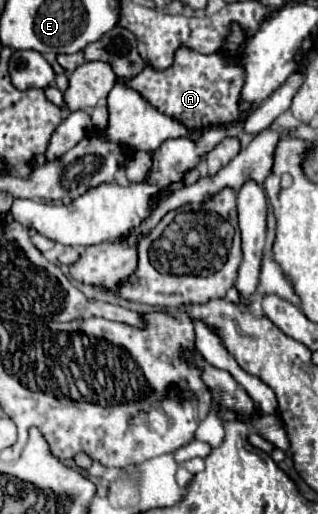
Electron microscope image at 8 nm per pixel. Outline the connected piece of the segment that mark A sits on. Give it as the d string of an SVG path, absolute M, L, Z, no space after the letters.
M181 46L181 48L177 48L175 50L175 56L173 56L173 64L169 66L169 68L165 68L165 70L155 70L151 64L145 64L145 68L137 74L137 76L131 76L131 78L119 78L121 82L125 82L129 88L133 88L133 90L137 90L155 110L159 110L161 114L167 114L167 116L171 116L171 118L175 118L177 122L181 122L187 130L205 130L205 128L209 128L209 126L223 126L223 124L235 124L235 122L239 122L239 120L243 120L247 114L251 114L253 110L249 110L249 112L243 112L241 108L239 108L239 104L241 104L241 88L243 88L243 84L245 84L245 68L243 68L243 62L241 60L237 60L237 58L225 58L223 54L219 54L219 52L215 52L215 54L201 54L201 52L195 52L193 48L187 48L187 46Z

